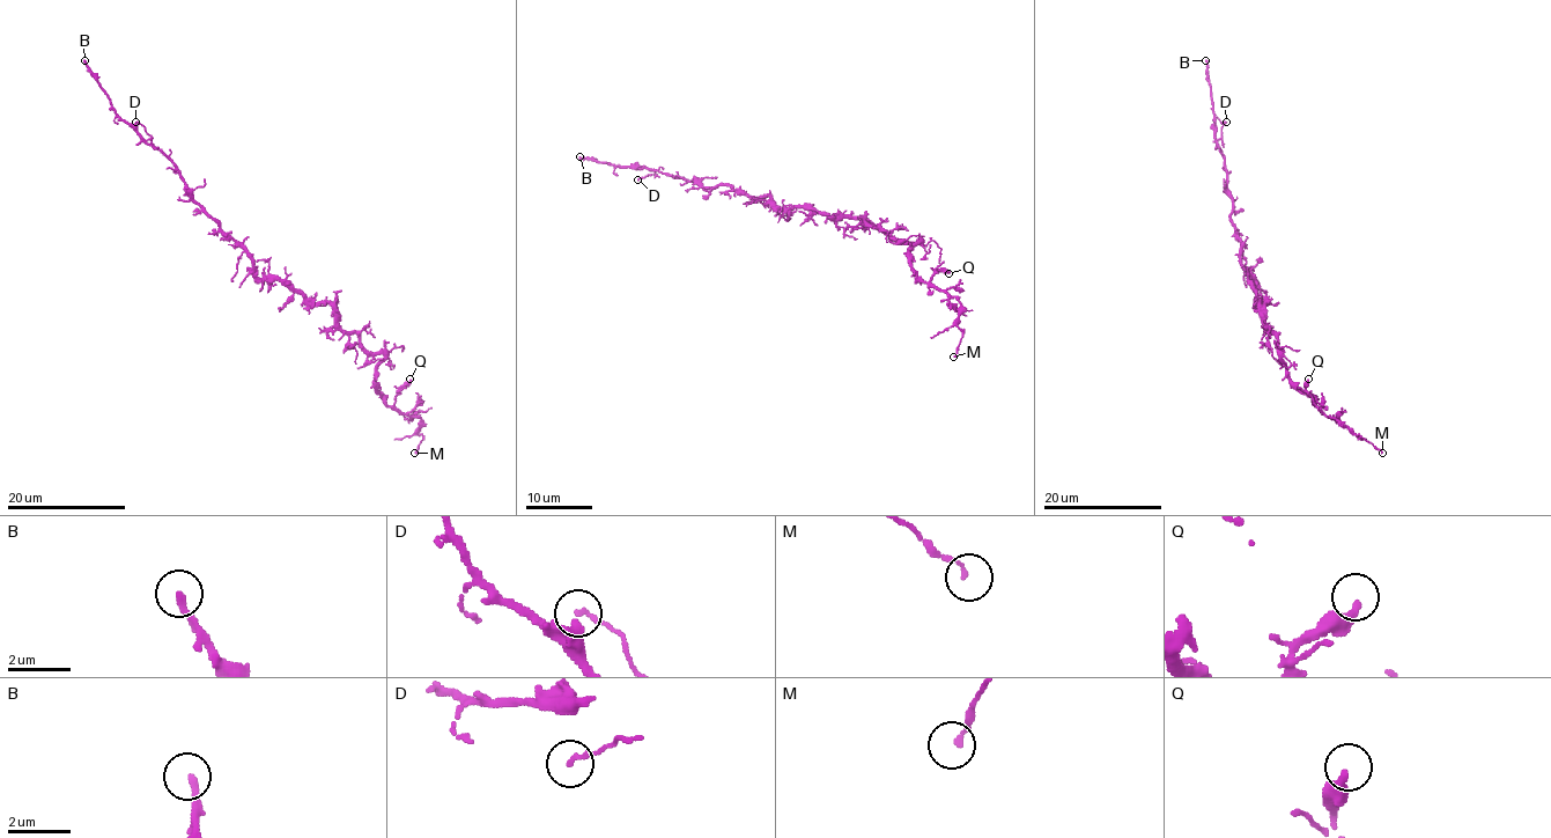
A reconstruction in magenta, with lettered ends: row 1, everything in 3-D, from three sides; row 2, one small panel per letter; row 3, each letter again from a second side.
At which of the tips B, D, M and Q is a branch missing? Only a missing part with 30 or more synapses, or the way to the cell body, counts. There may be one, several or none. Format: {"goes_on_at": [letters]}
{"goes_on_at": ["B"]}

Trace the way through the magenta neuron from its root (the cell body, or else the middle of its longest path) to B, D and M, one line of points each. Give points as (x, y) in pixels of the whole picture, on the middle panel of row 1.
B: (803, 208), (778, 208), (768, 197), (748, 197), (724, 184), (703, 186), (647, 168), (617, 167), (580, 156)
D: (803, 208), (778, 208), (768, 197), (748, 197), (724, 184), (703, 186), (651, 169), (655, 175), (637, 179)
M: (803, 208), (858, 217), (900, 242), (918, 240), (910, 248), (914, 271), (960, 304), (961, 338), (953, 357)

